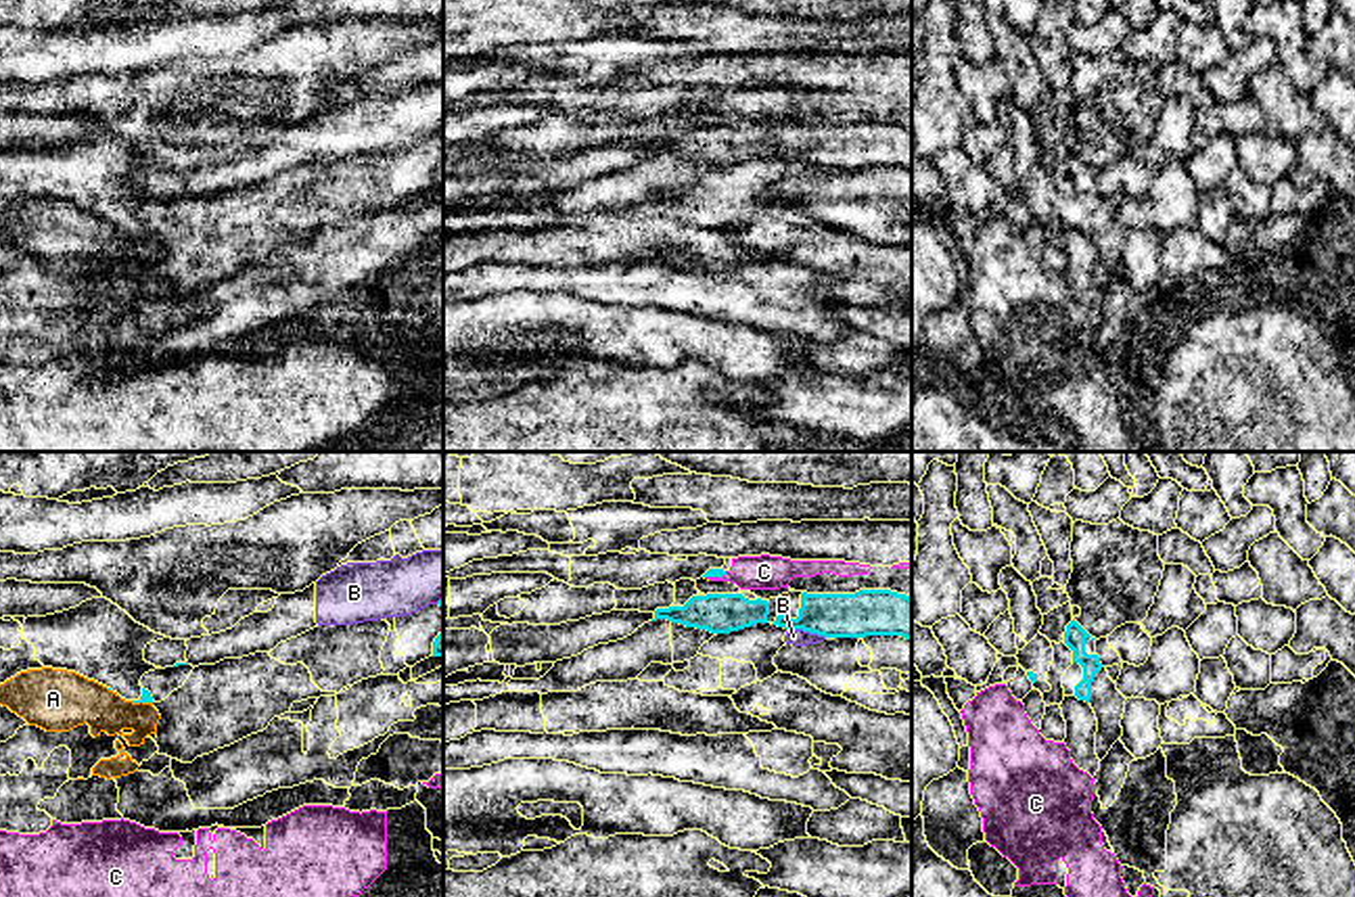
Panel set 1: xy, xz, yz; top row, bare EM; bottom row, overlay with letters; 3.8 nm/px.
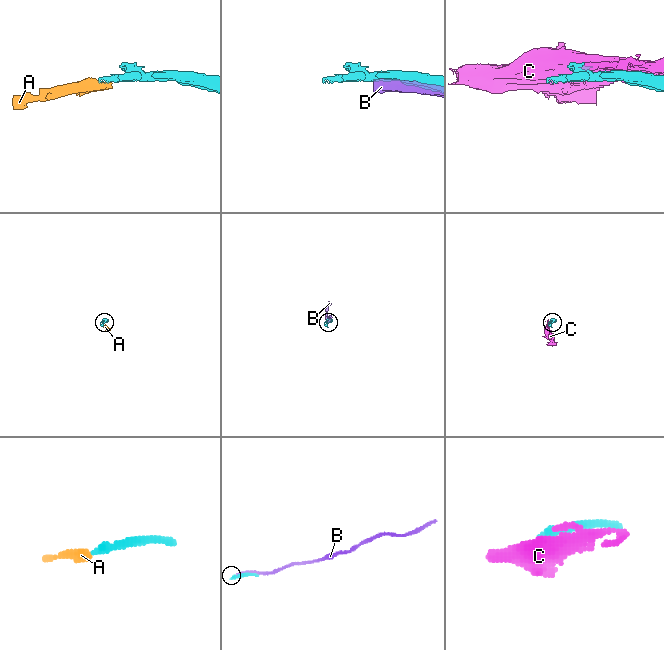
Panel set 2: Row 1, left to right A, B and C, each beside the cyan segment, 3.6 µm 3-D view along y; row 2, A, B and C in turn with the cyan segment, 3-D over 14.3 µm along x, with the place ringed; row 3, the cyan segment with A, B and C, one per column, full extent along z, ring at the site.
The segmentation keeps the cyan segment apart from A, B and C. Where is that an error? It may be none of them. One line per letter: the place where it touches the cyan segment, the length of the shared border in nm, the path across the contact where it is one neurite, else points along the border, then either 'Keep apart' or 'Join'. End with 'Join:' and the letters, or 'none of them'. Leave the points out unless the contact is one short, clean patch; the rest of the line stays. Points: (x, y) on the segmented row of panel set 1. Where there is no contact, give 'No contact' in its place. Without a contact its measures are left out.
A: Touches cyan at xy (141, 699). Shared border 90 nm. Boundary: xy (130, 701), (151, 703). Keep apart
B: Touches cyan at xz (808, 630). Shared border 150 nm. Keep apart
C: Touches cyan at xz (716, 576). Shared border 90 nm. Boundary: xz (726, 571), (705, 578). Keep apart
Join: none of them

